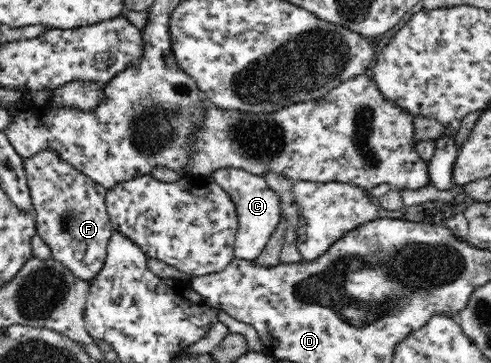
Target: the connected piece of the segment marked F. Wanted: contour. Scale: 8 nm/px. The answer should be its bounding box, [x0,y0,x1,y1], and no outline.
[24,149,114,282]

